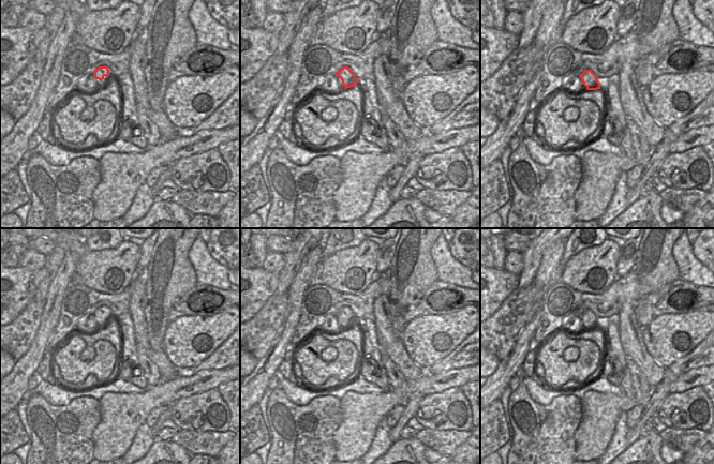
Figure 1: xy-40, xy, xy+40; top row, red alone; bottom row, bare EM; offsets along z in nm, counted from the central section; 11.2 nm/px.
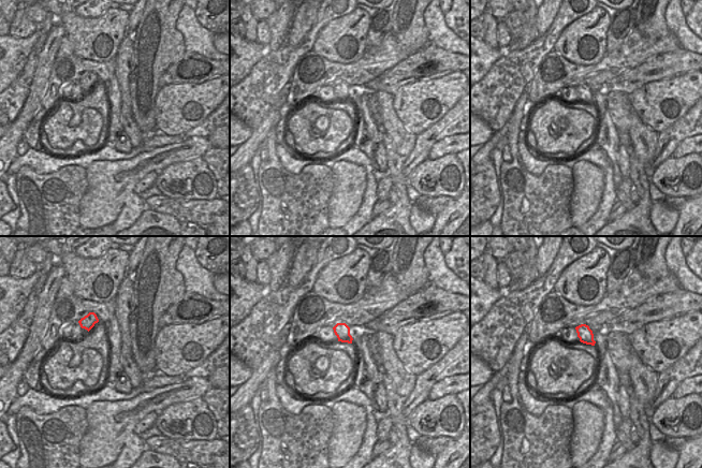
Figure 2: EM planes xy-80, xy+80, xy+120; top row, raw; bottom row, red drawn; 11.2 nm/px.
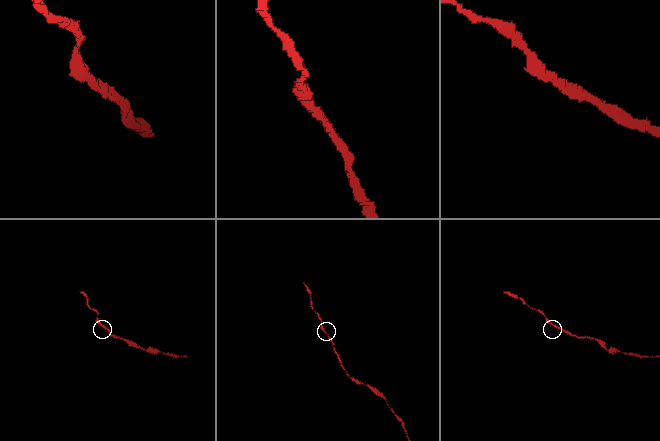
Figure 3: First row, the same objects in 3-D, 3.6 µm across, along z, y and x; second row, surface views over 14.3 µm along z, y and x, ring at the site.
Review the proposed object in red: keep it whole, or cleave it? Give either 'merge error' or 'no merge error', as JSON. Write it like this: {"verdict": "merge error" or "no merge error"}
{"verdict": "no merge error"}

